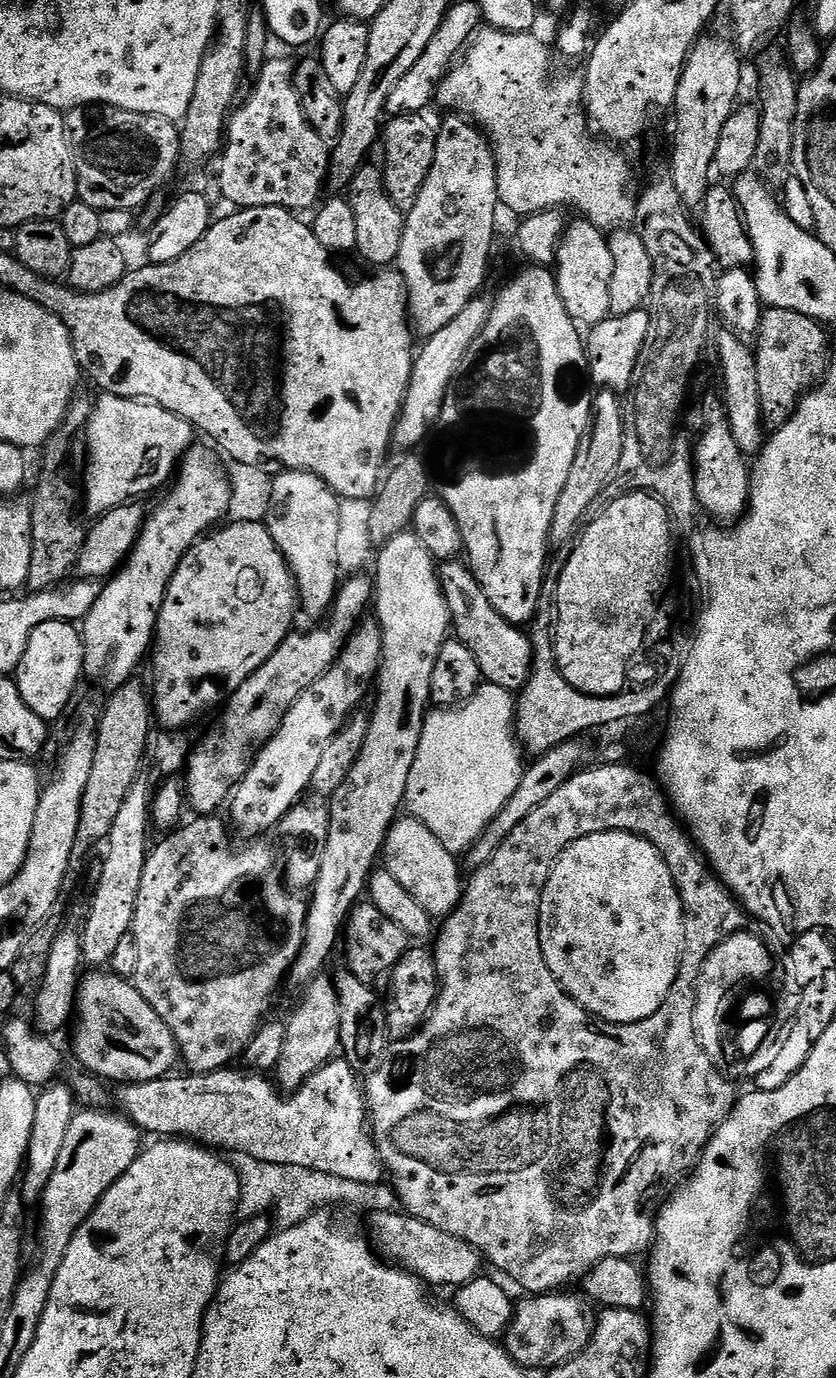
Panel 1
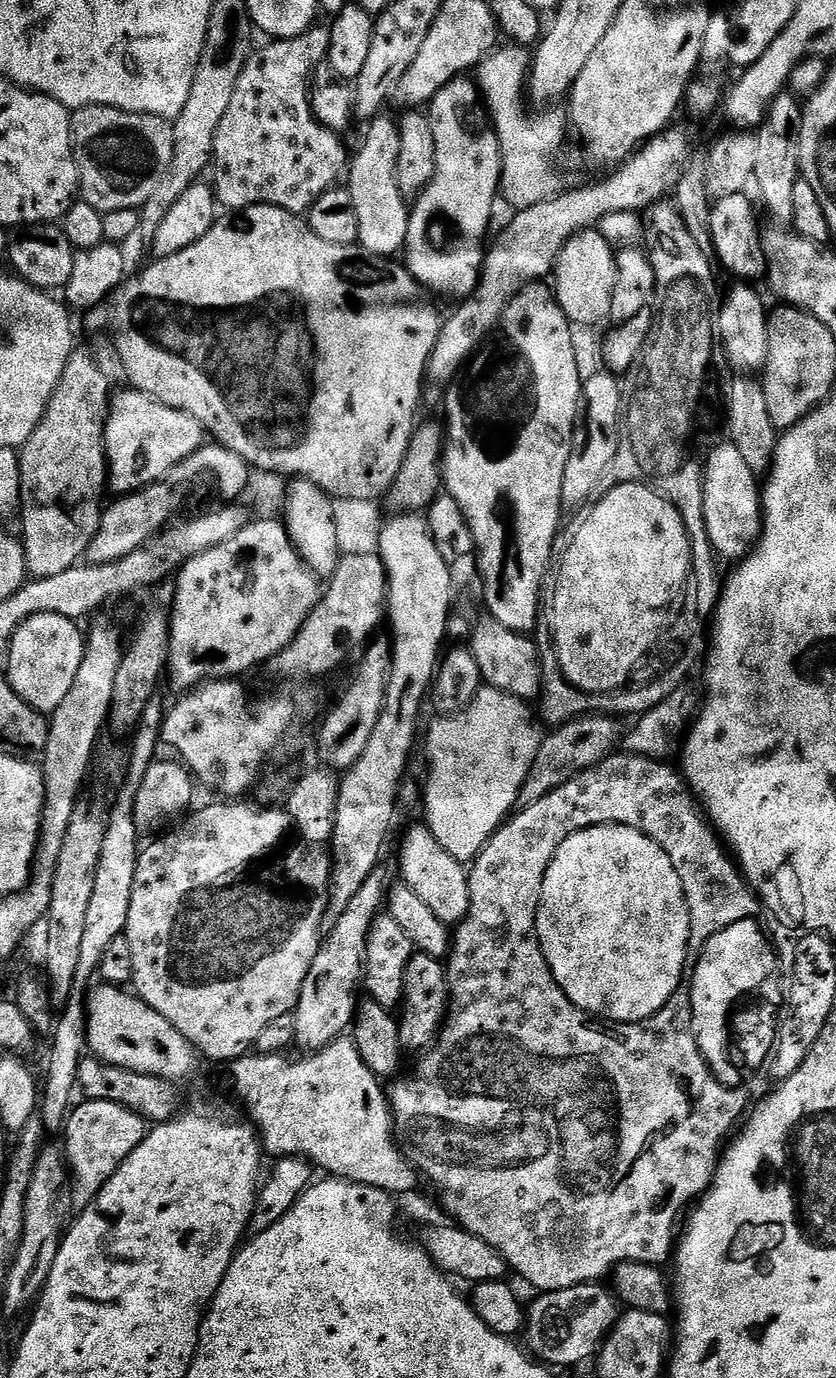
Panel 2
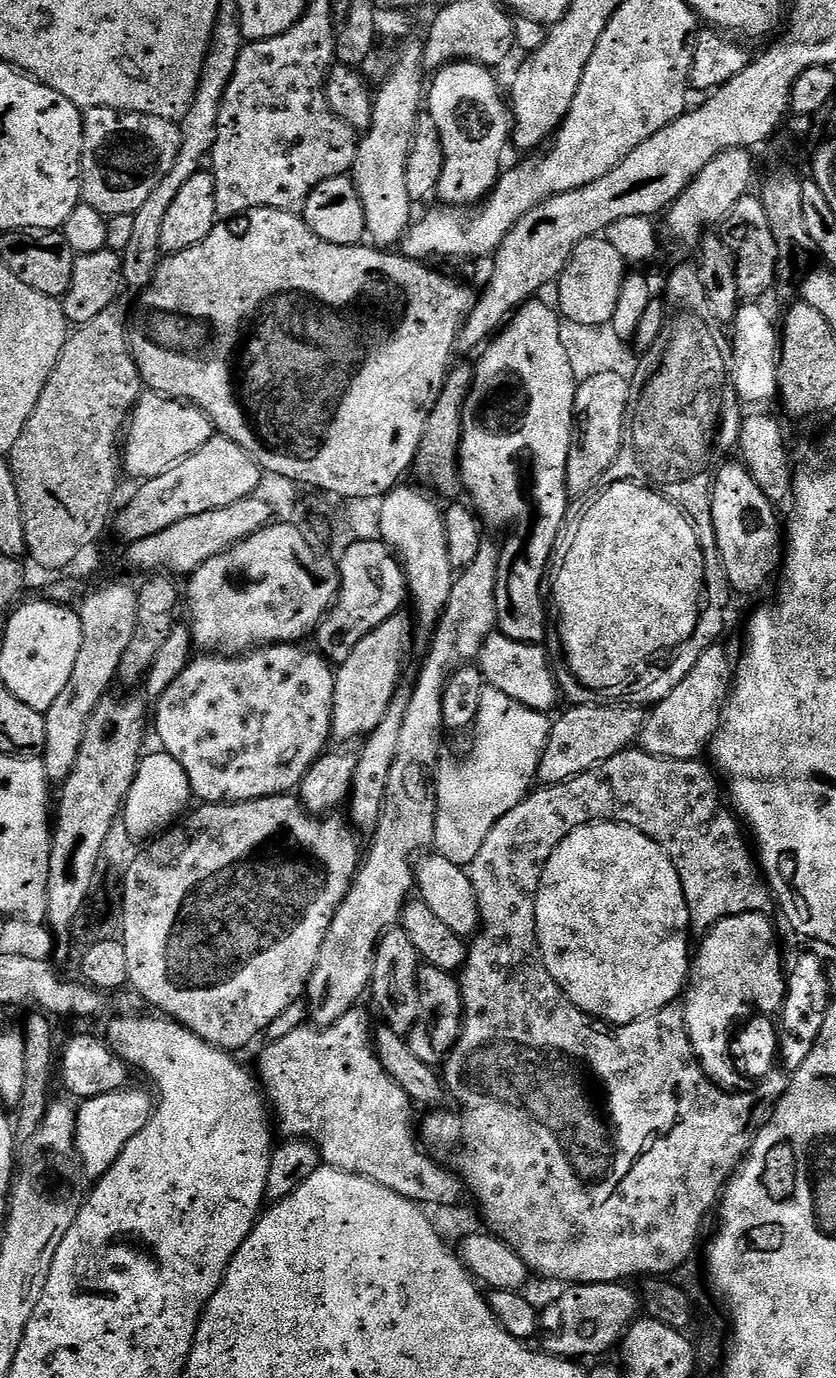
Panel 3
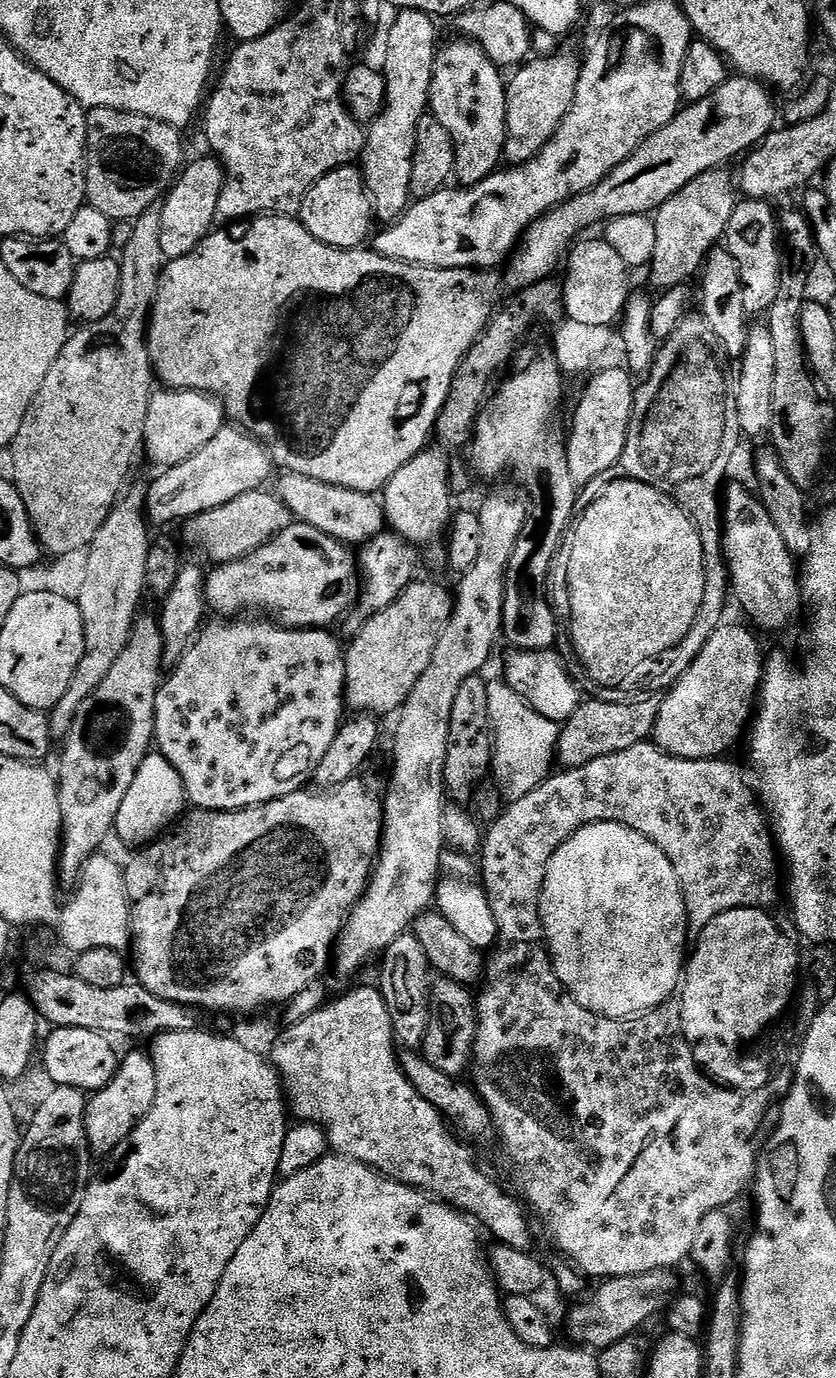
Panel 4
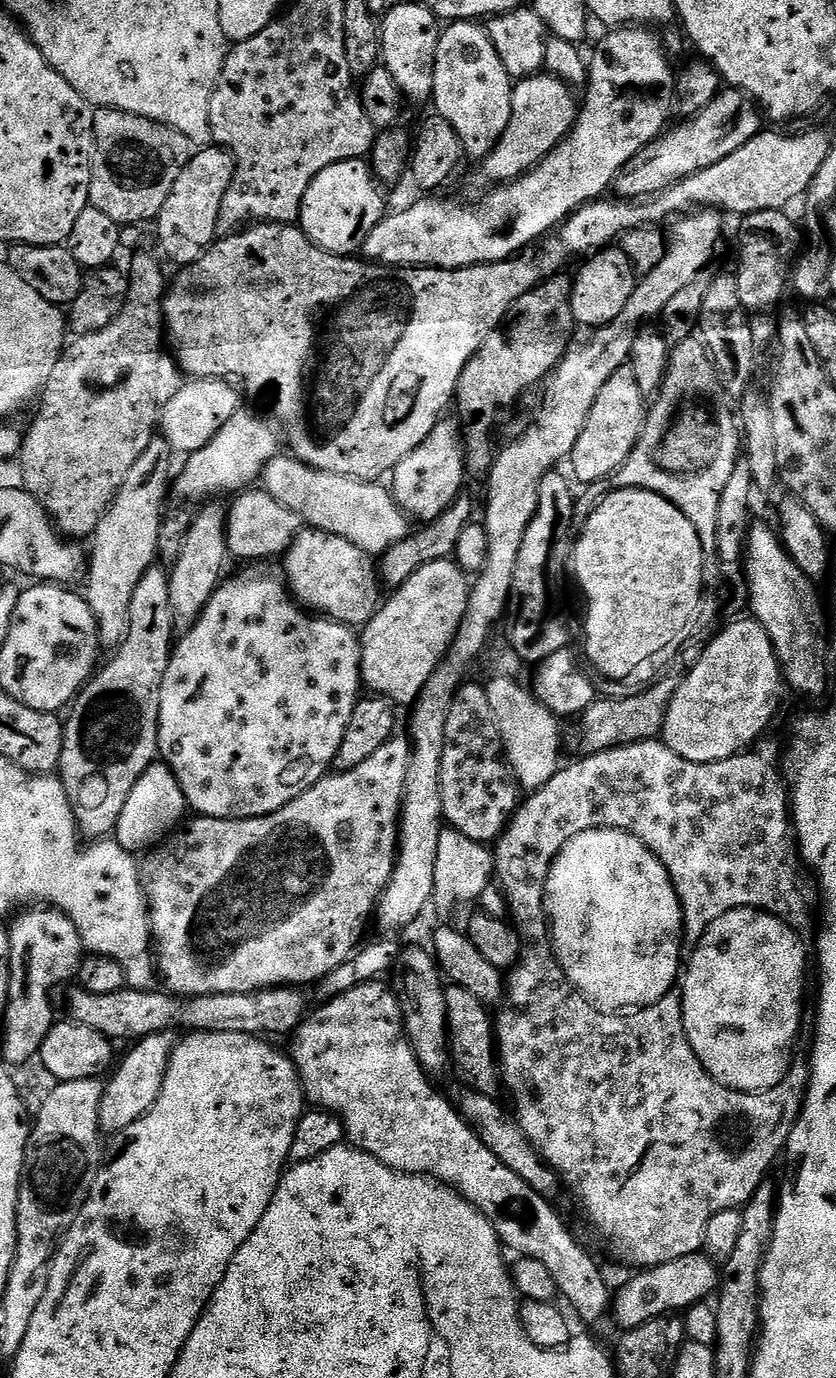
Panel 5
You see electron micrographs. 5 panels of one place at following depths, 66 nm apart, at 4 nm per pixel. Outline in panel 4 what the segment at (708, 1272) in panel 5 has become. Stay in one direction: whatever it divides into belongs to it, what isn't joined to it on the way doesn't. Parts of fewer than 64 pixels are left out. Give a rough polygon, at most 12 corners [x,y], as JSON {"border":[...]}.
{"border":[[675,1271],[605,1279],[573,1306],[568,1332],[603,1350],[673,1299]]}

